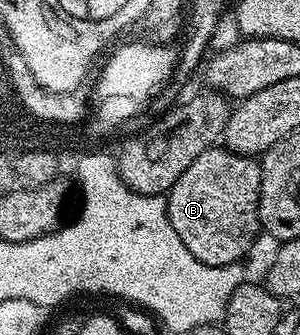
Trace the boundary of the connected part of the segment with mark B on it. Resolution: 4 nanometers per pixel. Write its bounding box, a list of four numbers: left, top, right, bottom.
[167,152,261,266]

